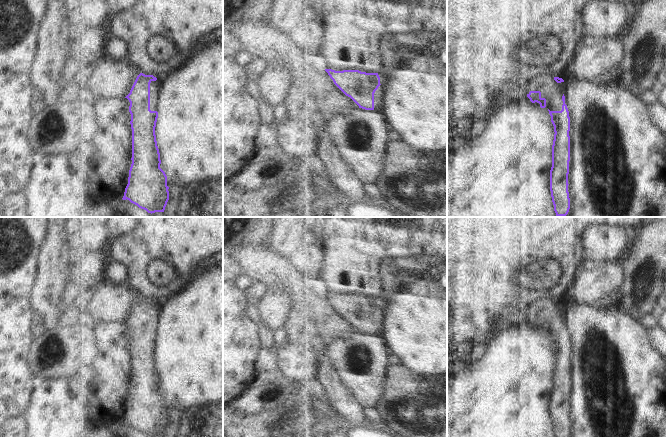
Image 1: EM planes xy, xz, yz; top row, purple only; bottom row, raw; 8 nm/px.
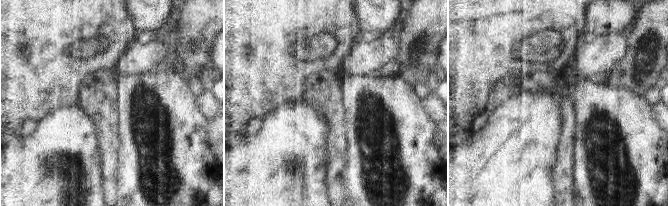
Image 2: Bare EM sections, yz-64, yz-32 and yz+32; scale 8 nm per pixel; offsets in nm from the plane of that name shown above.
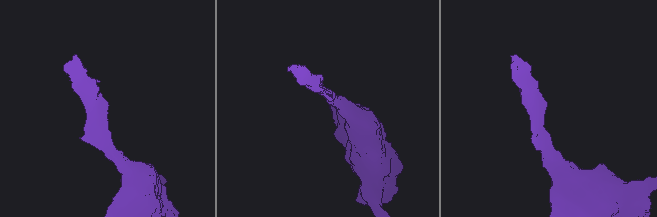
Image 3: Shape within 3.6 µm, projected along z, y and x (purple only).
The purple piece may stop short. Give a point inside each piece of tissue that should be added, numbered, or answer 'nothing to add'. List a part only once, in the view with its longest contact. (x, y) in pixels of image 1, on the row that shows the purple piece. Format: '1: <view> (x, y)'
1: xy (155, 86)

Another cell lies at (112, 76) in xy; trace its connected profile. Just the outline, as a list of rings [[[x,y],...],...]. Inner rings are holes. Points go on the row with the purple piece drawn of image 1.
[[[111,47],[110,52],[90,68],[73,69],[70,84],[74,93],[114,99],[126,97],[140,73],[120,48]]]

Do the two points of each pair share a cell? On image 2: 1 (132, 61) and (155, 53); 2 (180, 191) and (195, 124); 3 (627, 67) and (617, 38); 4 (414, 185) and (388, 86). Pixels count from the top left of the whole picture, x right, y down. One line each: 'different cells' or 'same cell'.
1: same cell
2: same cell
3: different cells
4: same cell

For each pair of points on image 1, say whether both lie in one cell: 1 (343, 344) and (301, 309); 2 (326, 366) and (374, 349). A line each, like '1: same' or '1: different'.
1: different
2: different

